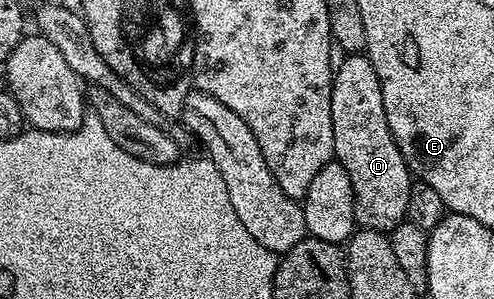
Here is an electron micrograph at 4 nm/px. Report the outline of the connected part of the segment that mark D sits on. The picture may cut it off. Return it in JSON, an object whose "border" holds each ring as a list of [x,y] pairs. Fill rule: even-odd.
{"border":[[[367,53],[349,54],[345,62],[335,67],[332,76],[332,95],[330,96],[330,116],[334,128],[334,158],[346,168],[350,176],[350,184],[354,184],[354,204],[356,205],[356,221],[363,229],[390,232],[408,217],[410,204],[410,188],[414,175],[408,169],[406,160],[390,132],[390,124],[386,124],[386,108],[382,104],[382,84],[378,80],[378,72],[374,72],[374,64]]]}

